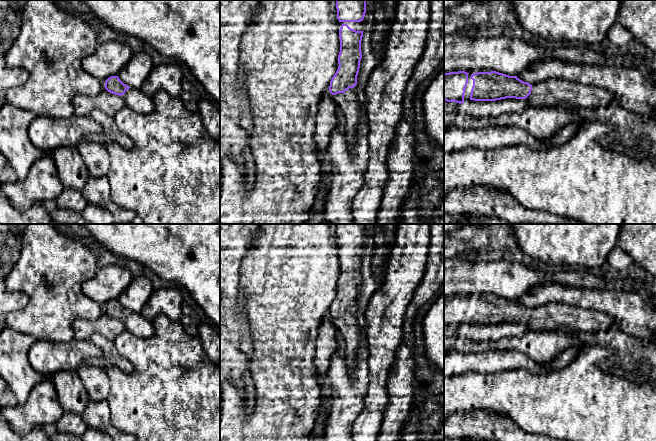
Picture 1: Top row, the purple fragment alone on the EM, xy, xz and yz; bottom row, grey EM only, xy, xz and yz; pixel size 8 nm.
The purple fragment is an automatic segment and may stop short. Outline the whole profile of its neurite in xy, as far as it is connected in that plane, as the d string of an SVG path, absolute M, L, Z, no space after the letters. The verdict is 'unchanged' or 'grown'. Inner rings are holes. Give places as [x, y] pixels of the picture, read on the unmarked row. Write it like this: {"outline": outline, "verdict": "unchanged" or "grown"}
{"outline": "M111 300L105 305L105 313L115 319L121 320L125 329L142 338L151 337L155 329L151 321L143 318L140 313L124 308L118 300Z", "verdict": "grown"}

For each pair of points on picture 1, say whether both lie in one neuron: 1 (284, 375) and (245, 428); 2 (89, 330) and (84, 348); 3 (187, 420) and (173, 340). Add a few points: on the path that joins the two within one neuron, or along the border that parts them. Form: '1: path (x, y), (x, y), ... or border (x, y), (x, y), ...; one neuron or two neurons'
1: path (283, 388), (258, 415); one neuron
2: border (74, 337), (89, 340); two neurons
3: path (175, 400), (173, 360); one neuron

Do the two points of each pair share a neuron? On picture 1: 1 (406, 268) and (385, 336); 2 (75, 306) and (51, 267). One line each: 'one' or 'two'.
1: one
2: one

